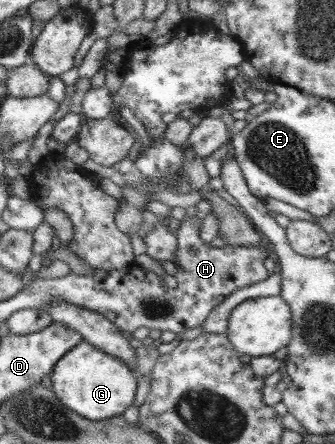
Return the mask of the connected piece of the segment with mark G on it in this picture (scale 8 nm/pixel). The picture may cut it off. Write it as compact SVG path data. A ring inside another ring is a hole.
M81 341L73 346L63 358L53 366L51 374L53 393L69 410L89 418L101 421L123 414L134 404L137 394L137 377L129 365L97 349L88 342Z

